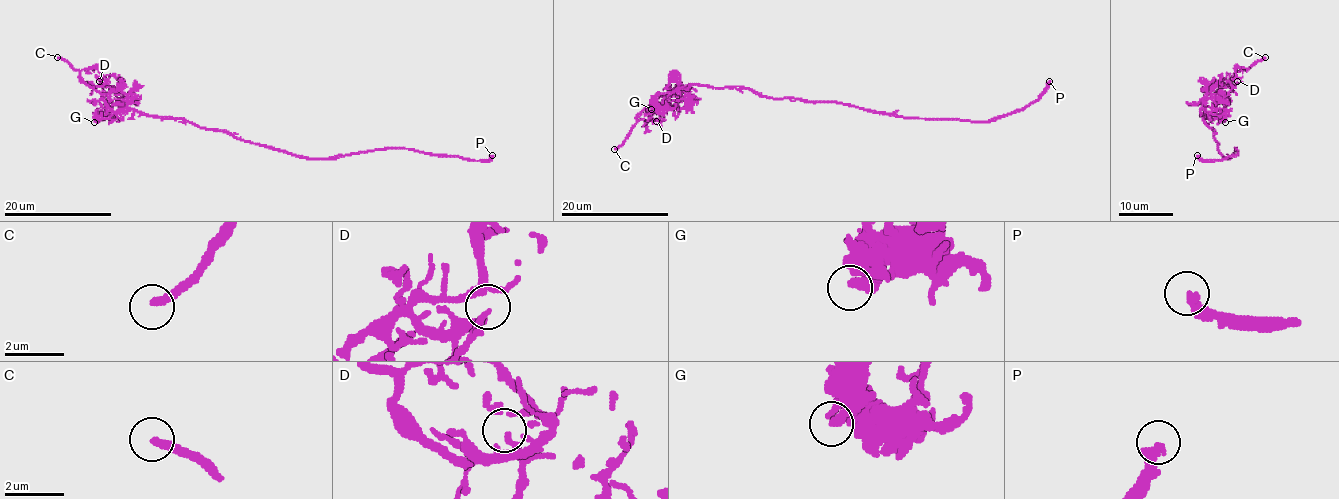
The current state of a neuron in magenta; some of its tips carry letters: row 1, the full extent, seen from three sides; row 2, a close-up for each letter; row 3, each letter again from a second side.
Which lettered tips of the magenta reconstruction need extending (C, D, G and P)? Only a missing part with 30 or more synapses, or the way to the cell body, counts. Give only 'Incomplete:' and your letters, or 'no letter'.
Incomplete: C

